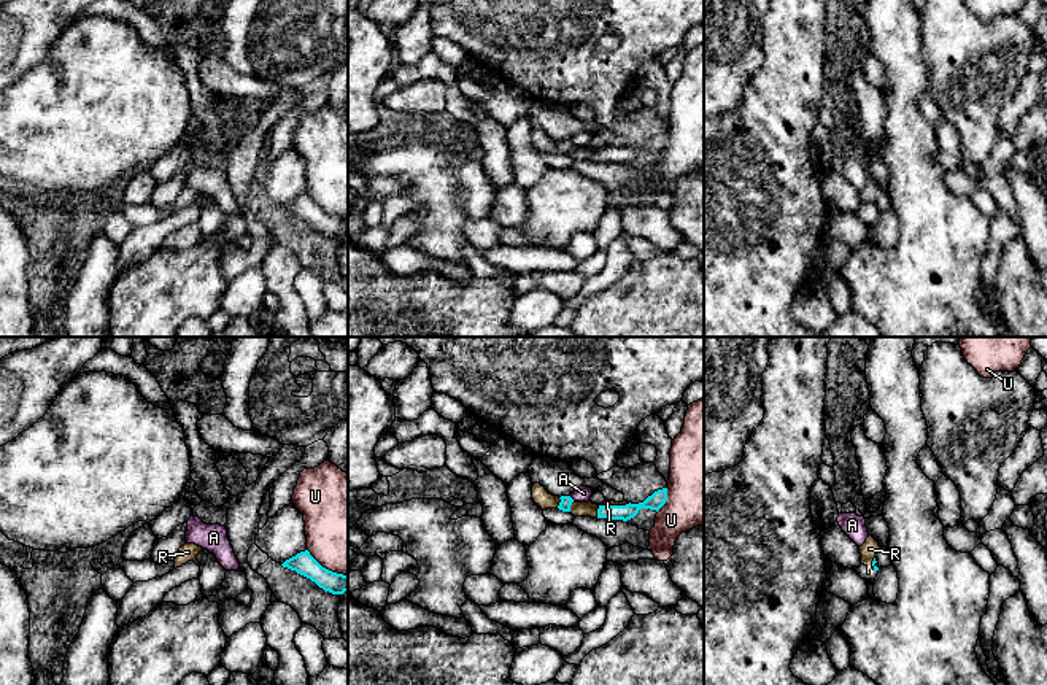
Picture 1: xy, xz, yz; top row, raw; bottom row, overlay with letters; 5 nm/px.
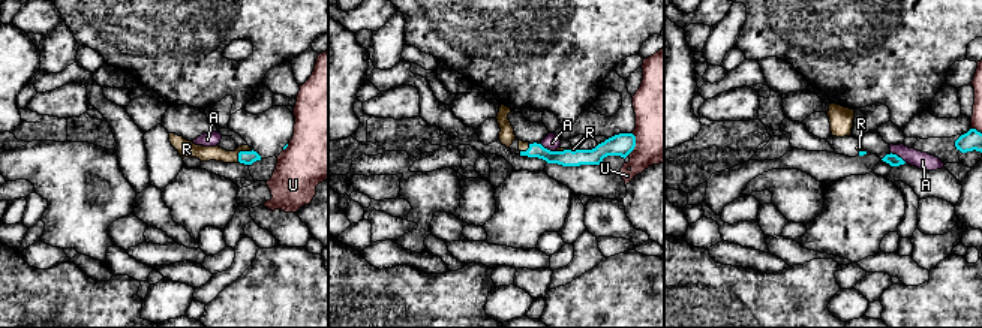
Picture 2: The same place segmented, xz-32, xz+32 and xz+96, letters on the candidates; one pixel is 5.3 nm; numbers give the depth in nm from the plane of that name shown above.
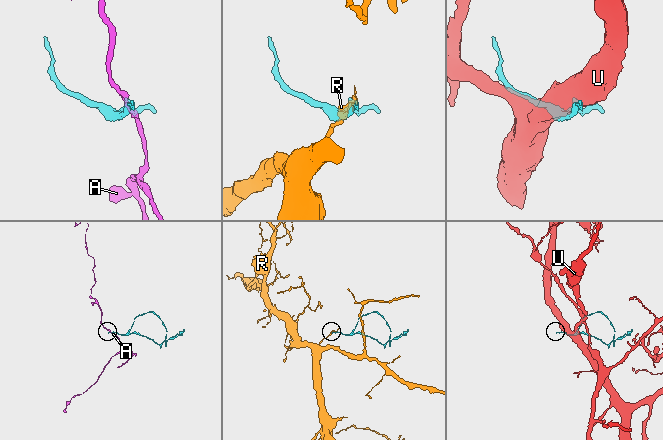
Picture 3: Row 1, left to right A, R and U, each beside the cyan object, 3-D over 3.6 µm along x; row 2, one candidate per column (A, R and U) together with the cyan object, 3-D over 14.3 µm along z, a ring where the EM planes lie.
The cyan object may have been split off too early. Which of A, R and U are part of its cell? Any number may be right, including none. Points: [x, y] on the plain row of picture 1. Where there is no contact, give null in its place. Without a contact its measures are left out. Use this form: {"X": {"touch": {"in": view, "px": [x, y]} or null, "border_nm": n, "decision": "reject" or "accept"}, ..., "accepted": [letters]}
{"A": {"touch": {"in": "xz", "px": [572, 143]}, "border_nm": 40, "decision": "reject"}, "R": {"touch": {"in": "xz", "px": [598, 156]}, "border_nm": 70, "decision": "reject"}, "U": {"touch": {"in": "xz", "px": [666, 143]}, "border_nm": 130, "decision": "reject"}, "accepted": []}

